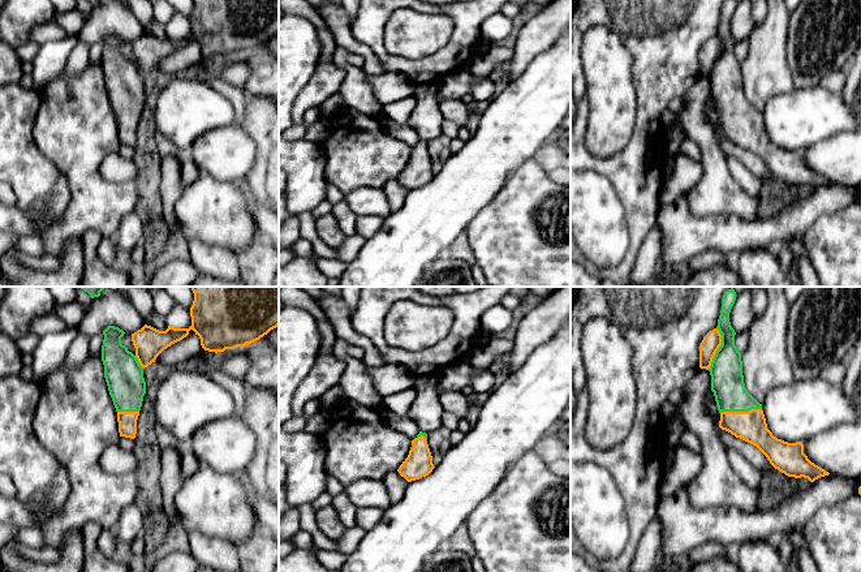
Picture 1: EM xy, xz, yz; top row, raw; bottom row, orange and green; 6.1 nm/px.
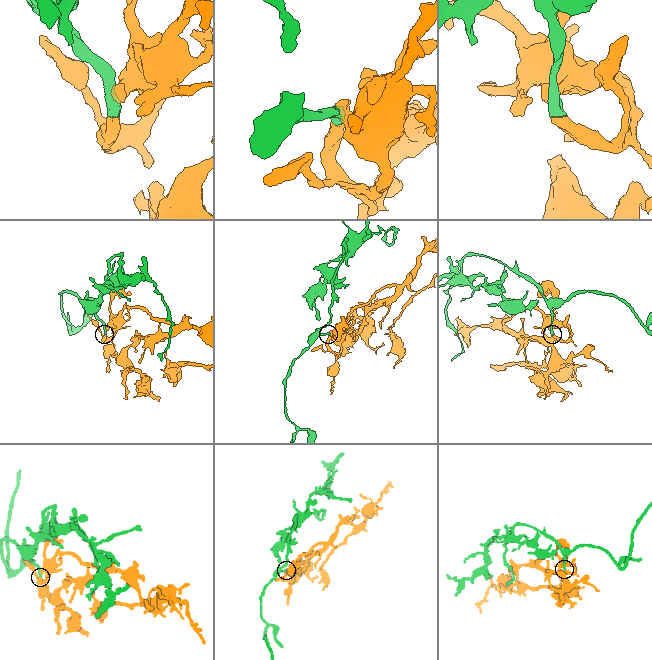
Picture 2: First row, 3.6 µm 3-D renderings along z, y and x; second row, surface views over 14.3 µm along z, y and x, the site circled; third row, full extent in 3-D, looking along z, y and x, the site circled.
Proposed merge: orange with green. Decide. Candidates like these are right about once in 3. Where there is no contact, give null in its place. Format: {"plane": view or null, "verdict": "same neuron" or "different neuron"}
{"plane": "yz", "verdict": "same neuron"}

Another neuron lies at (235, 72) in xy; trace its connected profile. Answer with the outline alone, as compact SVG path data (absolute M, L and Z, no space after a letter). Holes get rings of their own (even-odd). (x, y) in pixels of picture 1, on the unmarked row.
M234 57L220 63L211 73L228 85L244 87L250 77L250 66L244 57Z

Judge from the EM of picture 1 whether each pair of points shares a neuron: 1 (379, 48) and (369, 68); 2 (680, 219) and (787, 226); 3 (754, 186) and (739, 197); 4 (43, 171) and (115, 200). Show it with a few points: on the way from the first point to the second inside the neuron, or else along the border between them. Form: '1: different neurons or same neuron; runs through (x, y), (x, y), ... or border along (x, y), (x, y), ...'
1: different neurons; border along (352, 35), (373, 52), (384, 71)
2: same neuron; runs through (706, 231), (761, 231)
3: different neurons; border along (728, 171), (754, 200)
4: different neurons; border along (41, 151), (63, 173)

